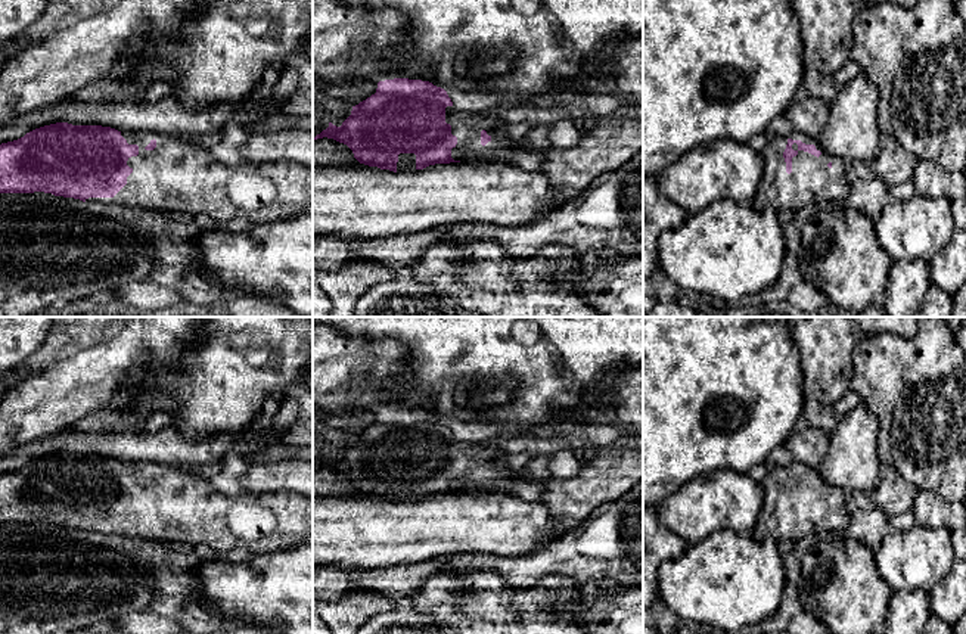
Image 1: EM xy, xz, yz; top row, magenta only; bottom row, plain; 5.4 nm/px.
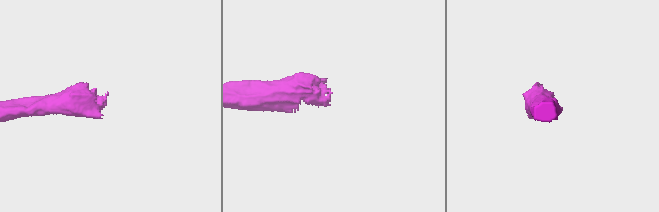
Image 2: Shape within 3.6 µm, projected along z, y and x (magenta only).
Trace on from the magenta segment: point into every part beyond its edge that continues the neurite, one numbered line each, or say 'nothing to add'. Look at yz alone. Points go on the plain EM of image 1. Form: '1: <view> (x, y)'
1: yz (811, 510)

